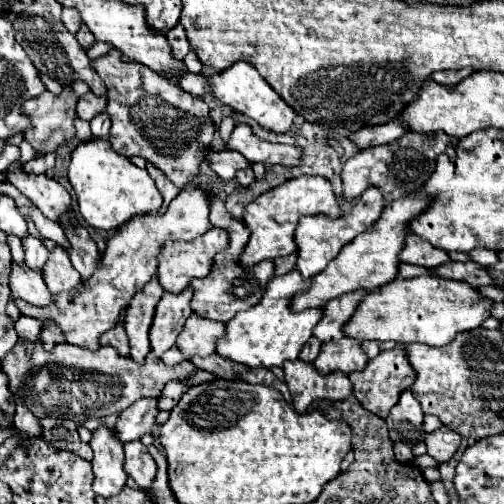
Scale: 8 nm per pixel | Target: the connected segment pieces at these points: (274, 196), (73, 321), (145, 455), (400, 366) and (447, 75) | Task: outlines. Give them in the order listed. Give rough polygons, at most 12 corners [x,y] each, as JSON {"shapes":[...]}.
{"shapes":[[[300,176],[260,194],[242,222],[242,268],[296,252],[302,216],[340,216],[328,180]],[[184,188],[164,214],[136,216],[106,244],[98,270],[46,308],[66,342],[100,348],[156,274],[166,240],[210,230],[210,192]],[[140,440],[124,444],[124,468],[150,490],[156,462]],[[402,348],[348,374],[356,400],[388,418],[414,382]],[[468,68],[434,72],[432,80],[454,86],[472,74]]]}

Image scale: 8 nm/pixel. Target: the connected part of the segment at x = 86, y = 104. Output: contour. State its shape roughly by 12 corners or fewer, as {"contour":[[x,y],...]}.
{"contour":[[92,92],[78,98],[76,116],[92,120],[106,108],[106,98]]}

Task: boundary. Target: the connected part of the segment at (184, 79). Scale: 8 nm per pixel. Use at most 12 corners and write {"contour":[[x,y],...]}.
{"contour":[[182,74],[178,84],[194,96],[208,92],[208,80],[200,74]]}

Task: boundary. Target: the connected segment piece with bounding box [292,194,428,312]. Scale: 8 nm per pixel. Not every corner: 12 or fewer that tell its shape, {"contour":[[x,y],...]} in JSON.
{"contour":[[410,194],[346,244],[294,312],[396,280],[408,222],[426,206]]}

